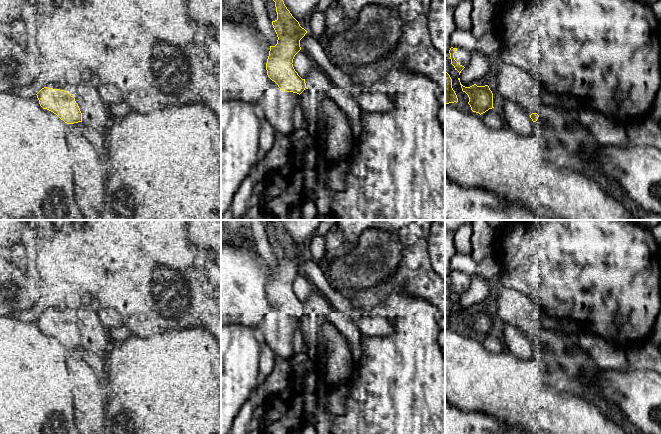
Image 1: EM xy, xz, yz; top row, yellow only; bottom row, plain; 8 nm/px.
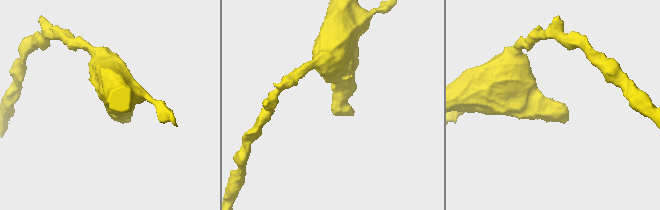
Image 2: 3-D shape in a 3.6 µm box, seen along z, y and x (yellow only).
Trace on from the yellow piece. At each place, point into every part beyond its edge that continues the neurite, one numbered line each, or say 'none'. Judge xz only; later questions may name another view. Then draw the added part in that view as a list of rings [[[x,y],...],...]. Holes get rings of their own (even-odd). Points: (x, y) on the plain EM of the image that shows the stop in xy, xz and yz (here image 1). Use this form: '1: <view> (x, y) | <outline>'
1: xz (279, 336) | [[[287,316],[275,324],[262,326],[265,343],[276,356],[288,361],[293,356],[293,335],[299,324],[299,318]]]

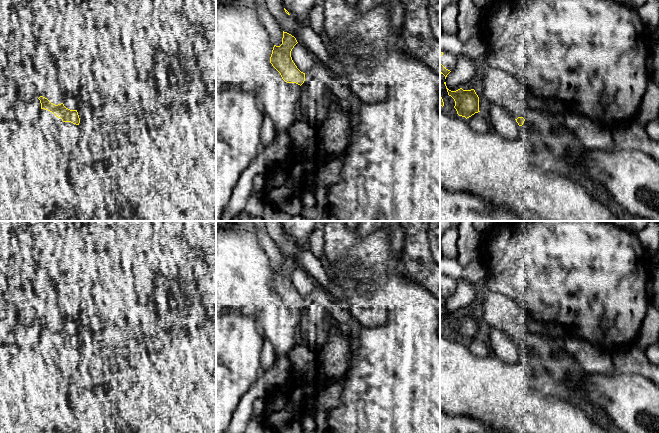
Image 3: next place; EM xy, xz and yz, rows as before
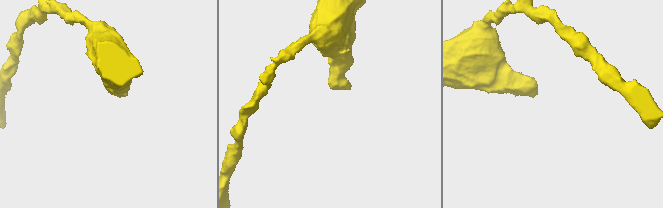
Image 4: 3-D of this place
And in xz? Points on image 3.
1: xz (279, 329) | [[[286,307],[272,316],[261,318],[263,337],[272,344],[276,355],[288,356],[295,347],[295,331],[300,320],[301,312],[296,307]]]

